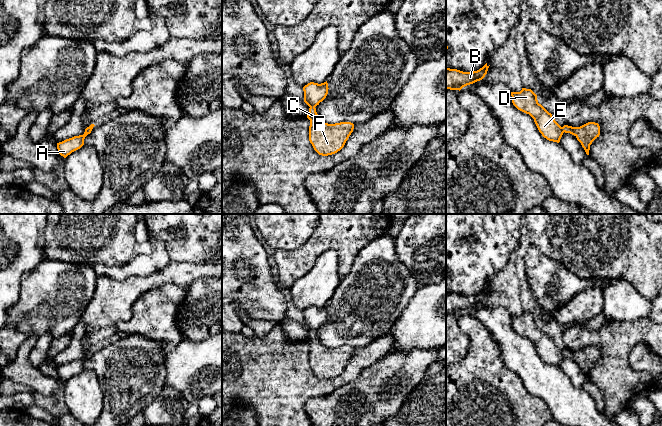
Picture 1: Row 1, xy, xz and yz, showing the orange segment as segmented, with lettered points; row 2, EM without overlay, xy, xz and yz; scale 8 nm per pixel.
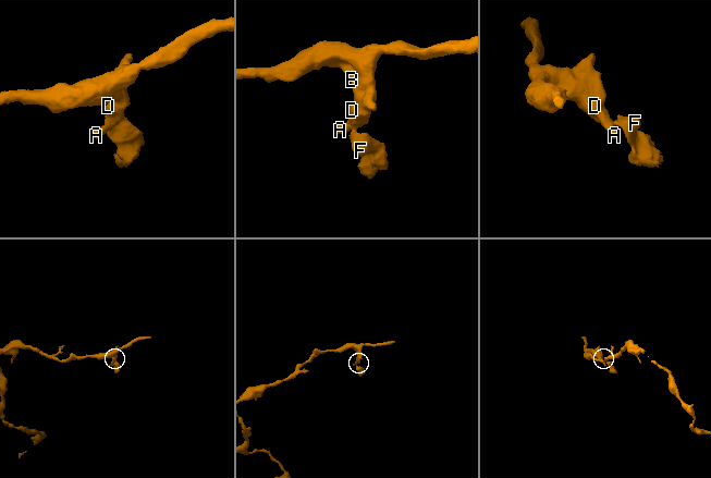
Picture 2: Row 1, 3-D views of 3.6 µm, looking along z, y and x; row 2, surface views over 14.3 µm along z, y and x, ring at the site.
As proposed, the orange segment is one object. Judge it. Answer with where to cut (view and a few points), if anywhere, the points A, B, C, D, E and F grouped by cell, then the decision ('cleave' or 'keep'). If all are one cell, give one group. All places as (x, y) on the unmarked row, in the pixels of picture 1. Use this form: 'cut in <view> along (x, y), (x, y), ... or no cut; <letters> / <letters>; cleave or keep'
cut in xz along (310, 330), (314, 331); A B D E / C F; cleave

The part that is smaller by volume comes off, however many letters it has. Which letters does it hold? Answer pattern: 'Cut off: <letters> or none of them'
Cut off: C, F

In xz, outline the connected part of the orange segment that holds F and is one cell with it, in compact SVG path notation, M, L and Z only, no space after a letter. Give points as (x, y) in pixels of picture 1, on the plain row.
M315 331L309 332L307 342L310 344L309 365L314 374L322 380L340 375L354 353L351 346L325 347L317 338Z

